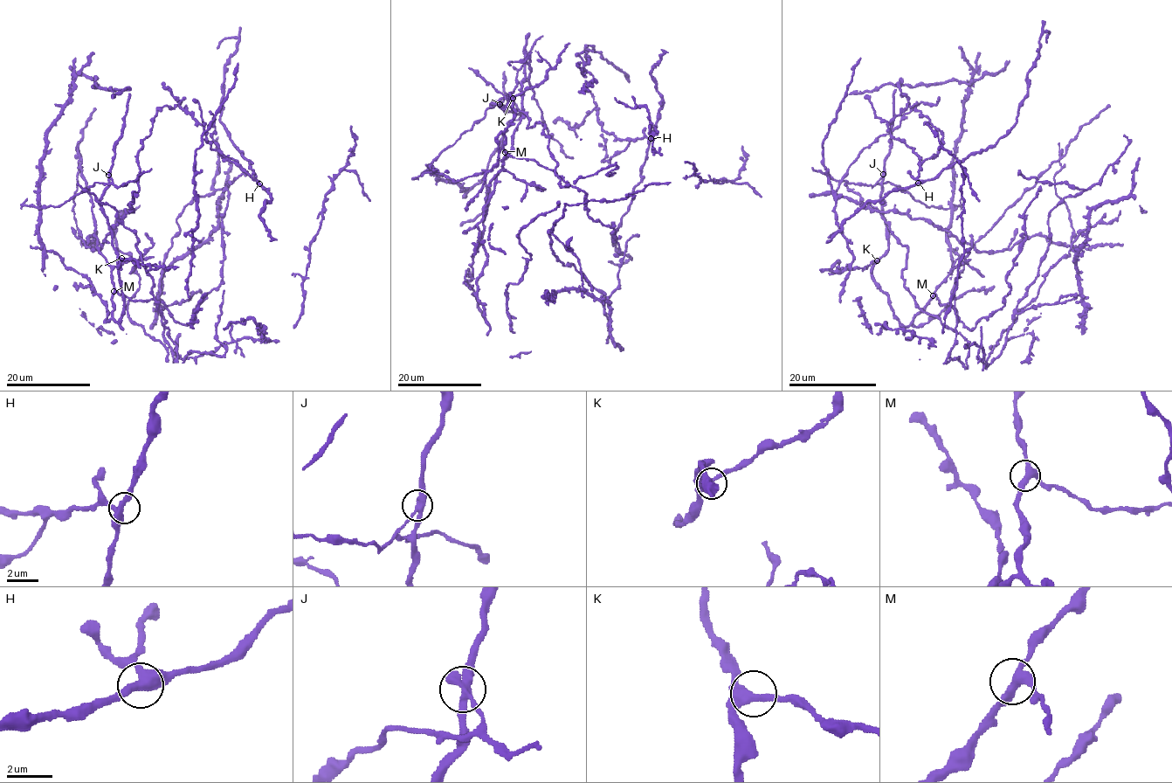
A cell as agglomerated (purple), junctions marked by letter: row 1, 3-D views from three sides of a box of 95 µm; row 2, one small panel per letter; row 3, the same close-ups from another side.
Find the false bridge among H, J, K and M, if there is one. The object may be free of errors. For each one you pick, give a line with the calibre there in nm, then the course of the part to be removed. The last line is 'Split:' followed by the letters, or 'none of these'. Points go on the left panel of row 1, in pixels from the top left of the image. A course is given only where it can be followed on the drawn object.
J: 360 nm thick; foreign part runs (108, 175), (111, 183), (96, 182), (57, 206), (26, 206), (24, 204), (26, 198)
Split: J

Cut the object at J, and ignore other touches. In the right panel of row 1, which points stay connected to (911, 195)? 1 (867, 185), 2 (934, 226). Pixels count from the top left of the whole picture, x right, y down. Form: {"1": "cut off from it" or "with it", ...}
{"1": "with it", "2": "cut off from it"}

